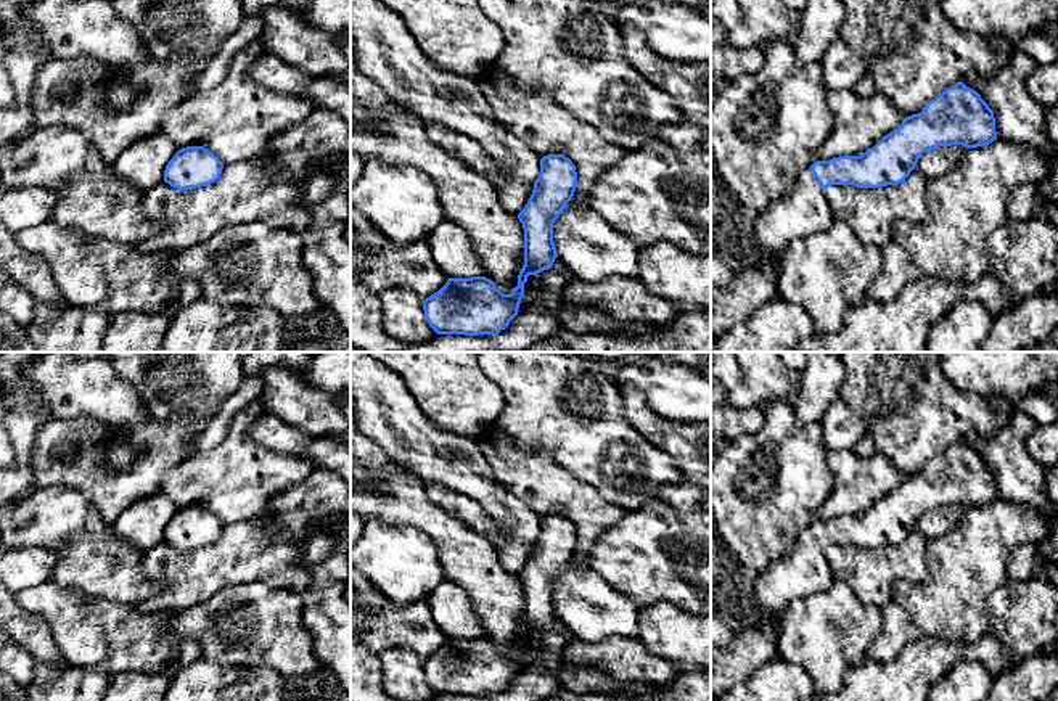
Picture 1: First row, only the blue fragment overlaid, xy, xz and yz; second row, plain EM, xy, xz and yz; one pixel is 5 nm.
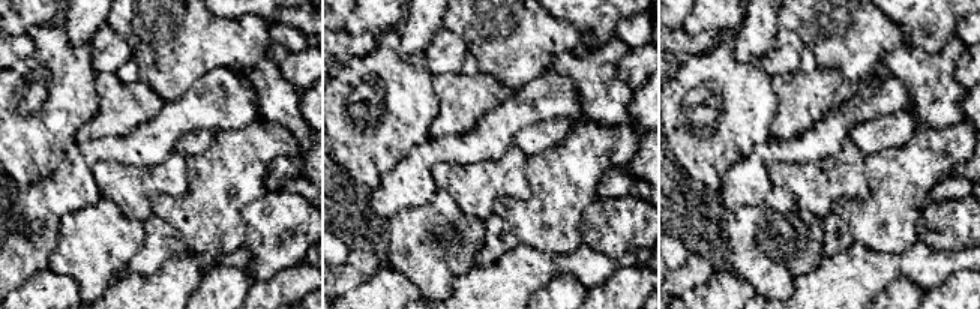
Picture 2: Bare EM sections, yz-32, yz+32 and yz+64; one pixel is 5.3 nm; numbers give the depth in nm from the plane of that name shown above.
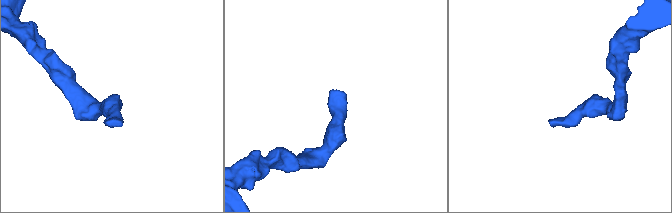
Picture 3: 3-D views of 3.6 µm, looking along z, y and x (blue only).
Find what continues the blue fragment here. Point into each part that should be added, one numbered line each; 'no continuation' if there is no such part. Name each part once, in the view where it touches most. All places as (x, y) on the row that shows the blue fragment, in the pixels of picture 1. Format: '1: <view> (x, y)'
1: yz (803, 209)

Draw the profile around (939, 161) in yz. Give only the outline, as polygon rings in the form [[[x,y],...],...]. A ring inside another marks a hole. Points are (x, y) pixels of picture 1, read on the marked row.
[[[962,145],[939,146],[923,153],[915,169],[918,169],[926,178],[941,177],[950,172],[962,161],[968,150],[970,148]]]

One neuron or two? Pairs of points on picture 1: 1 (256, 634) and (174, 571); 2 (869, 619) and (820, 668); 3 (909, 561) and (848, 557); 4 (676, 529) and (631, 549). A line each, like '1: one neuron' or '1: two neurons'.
1: two neurons
2: one neuron
3: one neuron
4: one neuron

